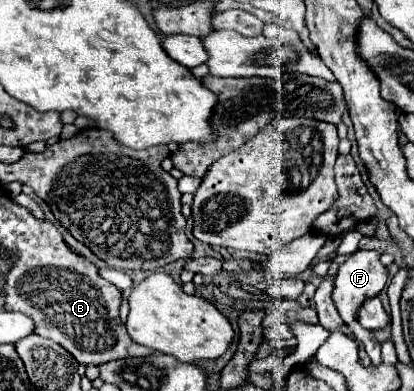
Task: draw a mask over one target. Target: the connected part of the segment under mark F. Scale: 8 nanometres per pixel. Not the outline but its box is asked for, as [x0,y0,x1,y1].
[333,249,387,365]

